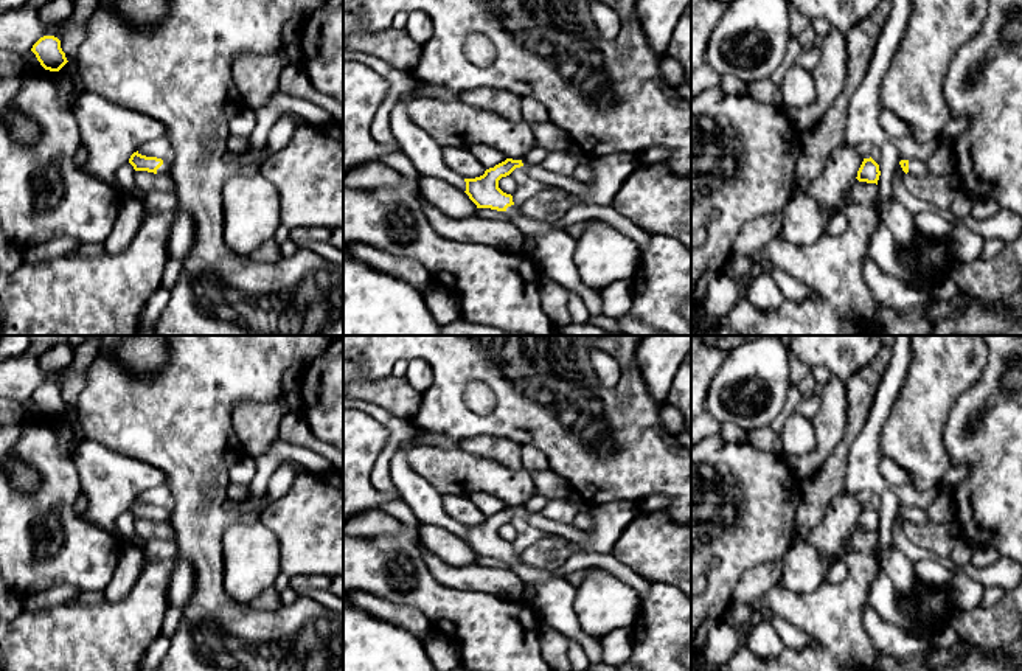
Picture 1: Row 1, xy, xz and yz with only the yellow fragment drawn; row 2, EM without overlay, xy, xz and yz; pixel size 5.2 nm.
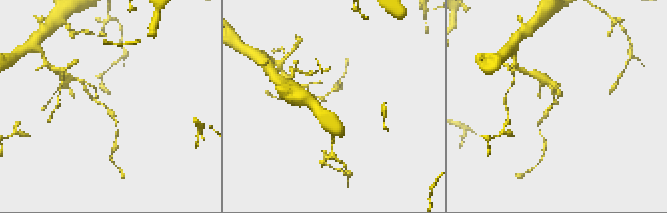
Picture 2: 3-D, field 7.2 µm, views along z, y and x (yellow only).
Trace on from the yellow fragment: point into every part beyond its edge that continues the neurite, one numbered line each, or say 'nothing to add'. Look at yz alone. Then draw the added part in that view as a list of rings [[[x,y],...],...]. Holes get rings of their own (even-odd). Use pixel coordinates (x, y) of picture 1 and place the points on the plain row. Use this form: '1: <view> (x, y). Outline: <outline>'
1: yz (918, 516). Outline: [[[909,508],[909,520],[907,522],[923,525],[923,523],[930,522],[930,519],[929,519],[926,509]]]

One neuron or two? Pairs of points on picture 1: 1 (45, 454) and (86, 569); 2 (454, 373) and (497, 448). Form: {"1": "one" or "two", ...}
{"1": "one", "2": "two"}

